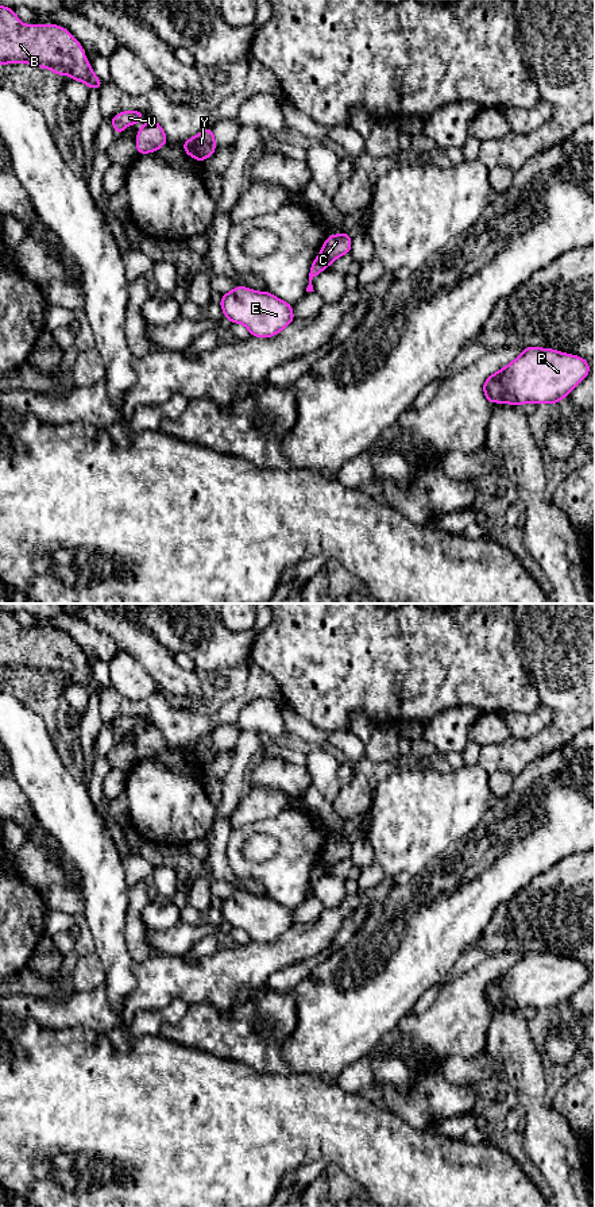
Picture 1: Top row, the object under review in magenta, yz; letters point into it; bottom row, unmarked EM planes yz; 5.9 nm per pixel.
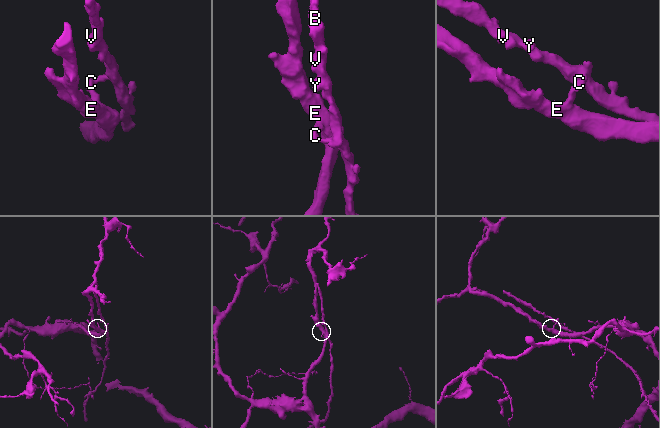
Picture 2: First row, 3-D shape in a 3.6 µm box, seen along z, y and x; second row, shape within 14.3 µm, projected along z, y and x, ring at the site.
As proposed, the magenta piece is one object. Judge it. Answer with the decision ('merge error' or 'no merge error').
merge error

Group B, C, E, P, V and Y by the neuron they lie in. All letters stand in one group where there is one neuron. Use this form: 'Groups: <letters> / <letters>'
Groups: B C V Y / E P

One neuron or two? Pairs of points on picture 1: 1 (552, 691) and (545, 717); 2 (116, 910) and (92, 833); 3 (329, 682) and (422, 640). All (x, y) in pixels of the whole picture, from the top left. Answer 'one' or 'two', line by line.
1: two
2: one
3: one

